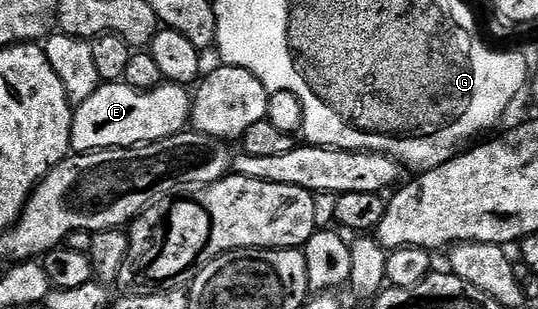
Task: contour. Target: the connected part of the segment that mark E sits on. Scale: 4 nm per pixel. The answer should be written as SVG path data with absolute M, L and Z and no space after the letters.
M103 83L91 99L74 108L69 144L77 155L99 149L132 149L173 137L190 121L191 93L184 85L161 83L141 92L124 83Z

